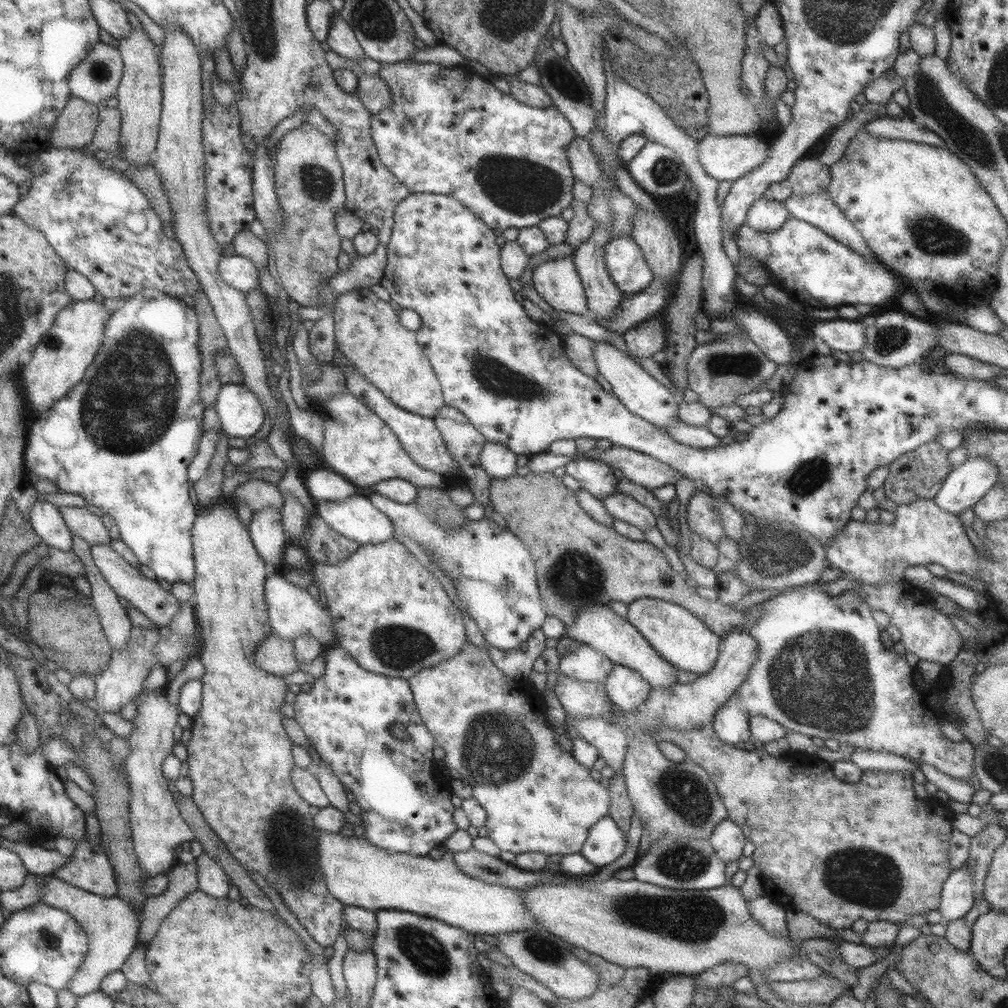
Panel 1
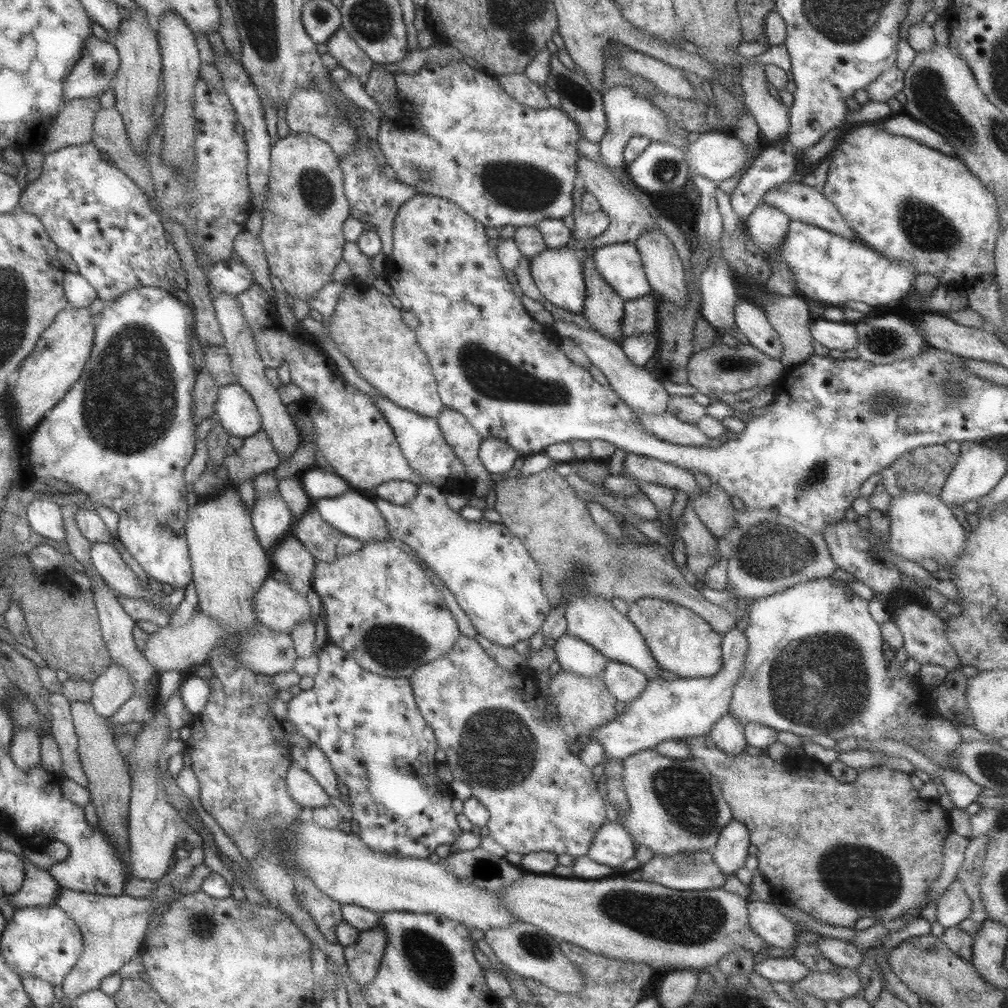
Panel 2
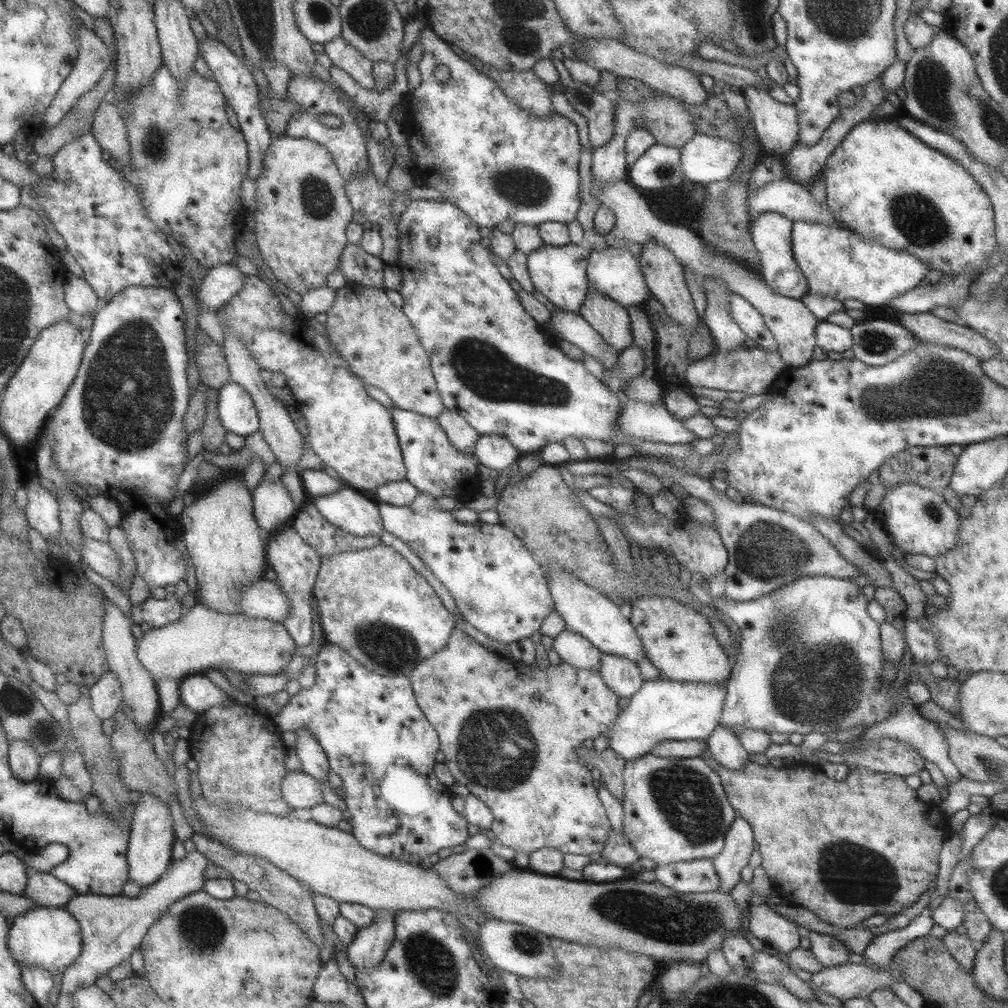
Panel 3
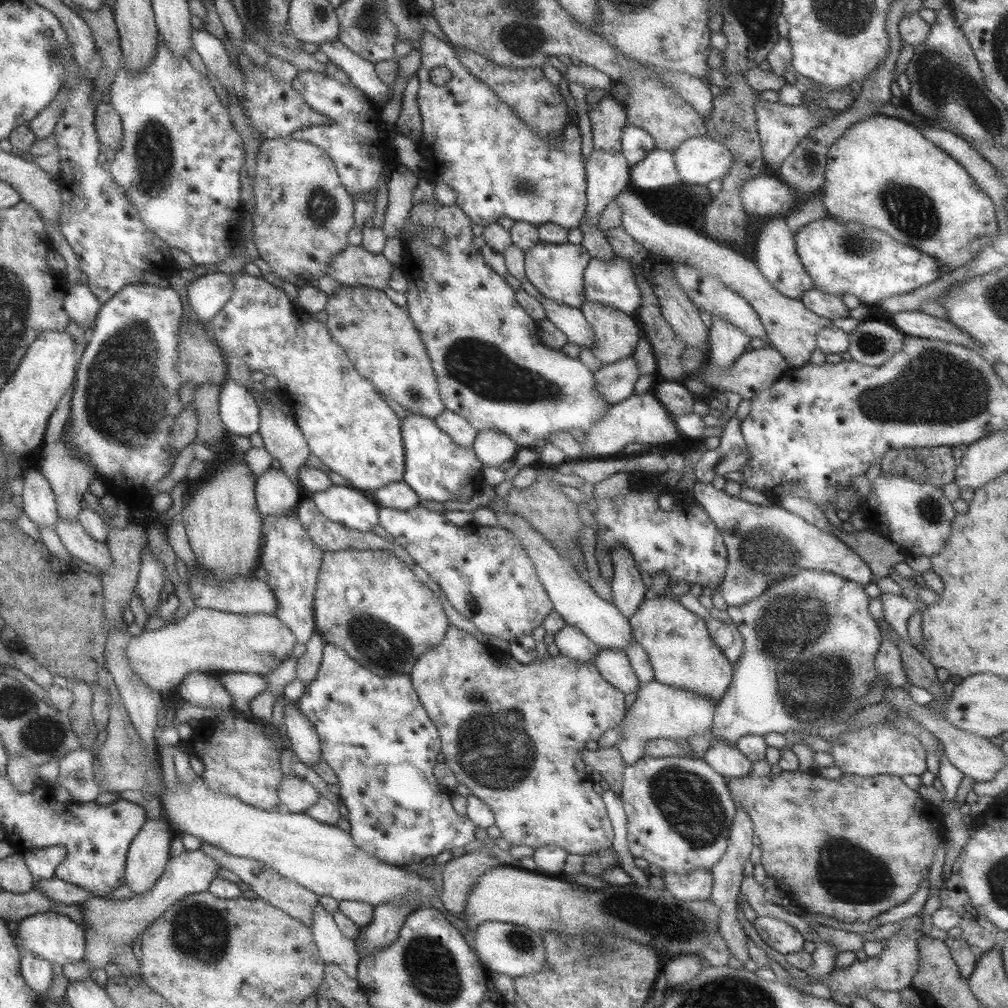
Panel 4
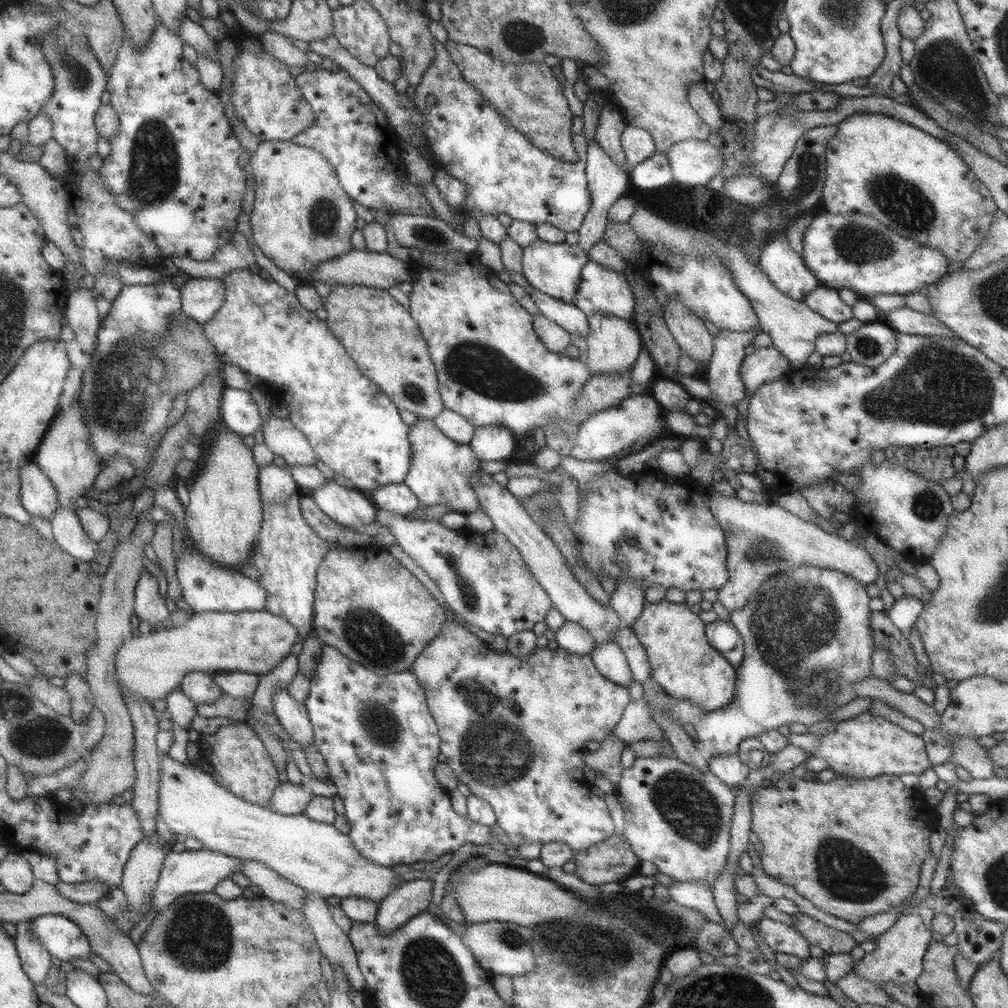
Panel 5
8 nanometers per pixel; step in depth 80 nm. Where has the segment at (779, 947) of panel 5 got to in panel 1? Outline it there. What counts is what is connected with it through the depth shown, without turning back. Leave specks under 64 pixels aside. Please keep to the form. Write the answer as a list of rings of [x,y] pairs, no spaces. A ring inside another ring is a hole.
[[[767,895],[750,900],[747,904],[752,918],[768,932],[776,936],[788,934],[786,910],[780,904],[773,902]]]

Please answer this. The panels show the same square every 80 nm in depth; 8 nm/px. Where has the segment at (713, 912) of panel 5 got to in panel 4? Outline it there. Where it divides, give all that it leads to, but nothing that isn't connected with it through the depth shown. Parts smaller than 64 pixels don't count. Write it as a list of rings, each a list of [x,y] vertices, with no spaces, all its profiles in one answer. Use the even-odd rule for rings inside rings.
[[[696,868],[686,876],[666,872],[663,880],[665,889],[680,902],[708,900],[712,893],[713,878],[708,868]]]

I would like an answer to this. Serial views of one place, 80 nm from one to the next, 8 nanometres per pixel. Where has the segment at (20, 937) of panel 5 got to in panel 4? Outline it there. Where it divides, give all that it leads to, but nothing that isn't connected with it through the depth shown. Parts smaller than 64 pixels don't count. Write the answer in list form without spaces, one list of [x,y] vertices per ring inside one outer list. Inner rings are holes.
[[[20,951],[21,975],[26,984],[40,996],[50,993],[52,984],[52,964],[38,955]]]

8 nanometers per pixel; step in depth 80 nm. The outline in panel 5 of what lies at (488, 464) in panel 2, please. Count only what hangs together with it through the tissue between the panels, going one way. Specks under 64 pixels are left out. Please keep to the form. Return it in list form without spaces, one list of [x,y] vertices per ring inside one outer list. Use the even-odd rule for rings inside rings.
[[[507,426],[475,427],[470,447],[479,461],[506,460],[518,449],[518,438]]]

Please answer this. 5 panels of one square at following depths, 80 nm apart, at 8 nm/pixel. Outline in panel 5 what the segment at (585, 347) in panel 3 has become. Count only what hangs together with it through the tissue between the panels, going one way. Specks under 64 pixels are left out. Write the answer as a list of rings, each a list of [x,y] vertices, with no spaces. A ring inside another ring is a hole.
[[[538,289],[526,291],[537,304],[540,314],[561,326],[571,336],[587,338],[589,334],[589,320],[585,312],[576,305],[562,302],[552,296],[548,296]]]

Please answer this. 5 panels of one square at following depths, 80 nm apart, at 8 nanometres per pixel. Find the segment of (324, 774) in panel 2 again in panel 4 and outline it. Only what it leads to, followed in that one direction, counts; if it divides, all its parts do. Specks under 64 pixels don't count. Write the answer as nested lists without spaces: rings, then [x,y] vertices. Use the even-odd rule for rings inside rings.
[[[286,699],[285,723],[287,735],[291,741],[291,750],[295,751],[300,762],[314,768],[321,759],[321,740],[314,725],[295,707],[292,700]]]

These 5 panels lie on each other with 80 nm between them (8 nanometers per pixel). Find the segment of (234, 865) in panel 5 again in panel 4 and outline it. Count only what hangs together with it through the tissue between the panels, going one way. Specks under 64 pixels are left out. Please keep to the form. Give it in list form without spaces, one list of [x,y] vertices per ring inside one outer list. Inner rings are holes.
[[[201,849],[194,850],[194,852],[185,851],[178,857],[170,856],[158,883],[150,892],[144,892],[142,896],[135,895],[130,899],[93,896],[78,904],[81,906],[83,926],[85,926],[86,954],[82,960],[63,966],[63,974],[69,983],[91,978],[93,968],[104,968],[114,963],[118,953],[130,951],[136,937],[140,937],[175,902],[187,895],[208,891],[210,882],[218,876],[218,869],[221,869],[220,865]]]

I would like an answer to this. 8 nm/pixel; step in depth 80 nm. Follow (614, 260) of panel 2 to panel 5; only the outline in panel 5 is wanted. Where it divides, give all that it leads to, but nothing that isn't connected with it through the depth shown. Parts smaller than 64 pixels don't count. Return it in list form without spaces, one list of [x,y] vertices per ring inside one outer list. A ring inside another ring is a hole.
[[[589,260],[582,268],[574,305],[588,317],[602,313],[632,319],[635,315],[635,294],[625,273]]]

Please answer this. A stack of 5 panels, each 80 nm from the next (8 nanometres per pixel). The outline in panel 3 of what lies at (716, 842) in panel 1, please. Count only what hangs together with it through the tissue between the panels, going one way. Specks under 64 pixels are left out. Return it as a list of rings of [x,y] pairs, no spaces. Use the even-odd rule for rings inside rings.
[[[736,817],[726,834],[724,849],[713,865],[720,878],[718,892],[731,894],[732,889],[742,880],[742,869],[749,865],[756,850],[754,831],[743,817]]]

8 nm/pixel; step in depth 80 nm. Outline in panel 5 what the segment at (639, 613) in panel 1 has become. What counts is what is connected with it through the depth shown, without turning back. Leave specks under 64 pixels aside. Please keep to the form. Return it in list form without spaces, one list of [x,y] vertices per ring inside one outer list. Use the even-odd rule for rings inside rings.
[[[662,599],[654,604],[646,603],[639,618],[631,624],[630,629],[641,642],[642,654],[647,656],[651,664],[653,679],[672,697],[688,699],[707,712],[724,708],[734,698],[735,684],[737,683],[736,667],[708,640],[705,624],[694,614],[686,603],[674,603]]]

